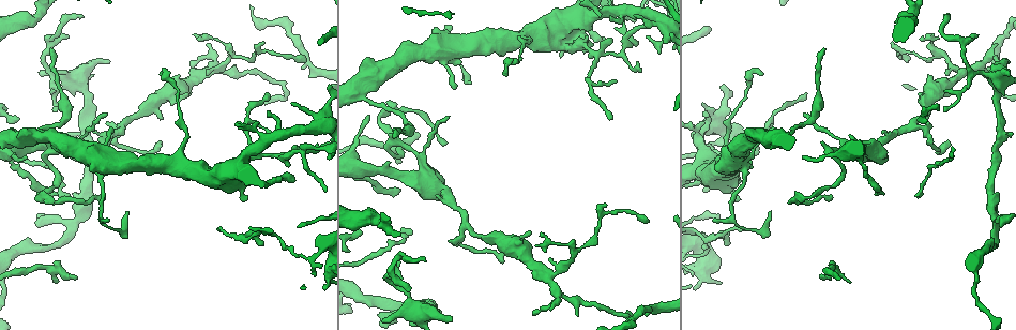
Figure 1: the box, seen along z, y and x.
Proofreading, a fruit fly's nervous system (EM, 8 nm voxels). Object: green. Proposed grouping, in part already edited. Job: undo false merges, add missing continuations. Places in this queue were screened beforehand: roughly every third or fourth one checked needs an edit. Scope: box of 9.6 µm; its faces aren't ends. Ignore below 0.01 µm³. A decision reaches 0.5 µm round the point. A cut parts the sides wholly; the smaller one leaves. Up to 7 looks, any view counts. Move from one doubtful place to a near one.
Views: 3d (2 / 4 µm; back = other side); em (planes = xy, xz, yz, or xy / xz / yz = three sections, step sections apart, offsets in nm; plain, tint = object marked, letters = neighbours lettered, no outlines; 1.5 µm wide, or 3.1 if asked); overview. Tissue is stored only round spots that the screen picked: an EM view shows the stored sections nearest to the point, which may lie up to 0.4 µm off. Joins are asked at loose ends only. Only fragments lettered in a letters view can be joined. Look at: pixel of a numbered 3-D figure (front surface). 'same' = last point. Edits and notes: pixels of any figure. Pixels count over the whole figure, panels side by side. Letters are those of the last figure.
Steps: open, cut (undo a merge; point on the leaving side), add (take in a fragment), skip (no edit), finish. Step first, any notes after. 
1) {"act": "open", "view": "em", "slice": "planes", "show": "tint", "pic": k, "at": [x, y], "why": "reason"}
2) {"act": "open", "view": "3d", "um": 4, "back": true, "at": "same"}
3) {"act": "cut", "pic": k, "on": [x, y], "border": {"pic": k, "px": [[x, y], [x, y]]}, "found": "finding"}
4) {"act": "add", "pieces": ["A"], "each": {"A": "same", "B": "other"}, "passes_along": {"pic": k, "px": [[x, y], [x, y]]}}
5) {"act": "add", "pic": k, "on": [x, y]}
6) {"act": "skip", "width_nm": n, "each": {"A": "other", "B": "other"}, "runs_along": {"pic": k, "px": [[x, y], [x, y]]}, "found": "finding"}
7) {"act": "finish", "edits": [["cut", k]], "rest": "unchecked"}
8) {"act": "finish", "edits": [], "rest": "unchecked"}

{"act": "open", "view": "em", "slice": "planes", "show": "letters", "pic": 1, "at": [609, 120]}

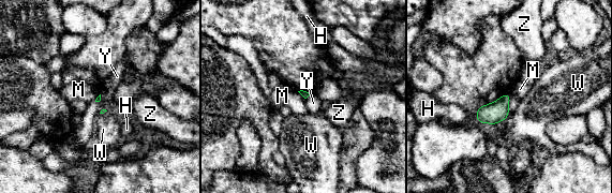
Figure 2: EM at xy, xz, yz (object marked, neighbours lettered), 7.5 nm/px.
{"act": "skip", "longest_contact_nm": ["Y", 140], "each": {"H": "other", "M": "other", "W": "other", "Y": "other", "Z": "other"}, "found": "none of them fits"}

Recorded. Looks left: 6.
{"act": "open", "view": "em", "slice": "planes", "show": "tint", "pic": 1, "at": [631, 20], "why": "abrupt turn"}

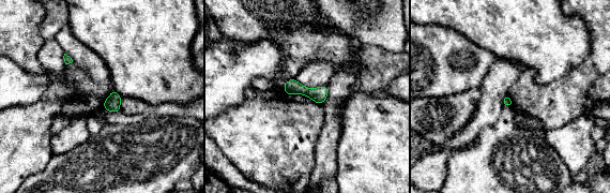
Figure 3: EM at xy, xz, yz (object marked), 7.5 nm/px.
{"act": "open", "view": "em", "slice": "planes", "show": "letters", "at": "same"}

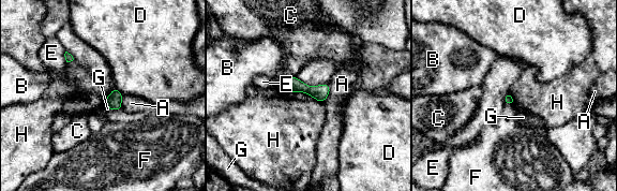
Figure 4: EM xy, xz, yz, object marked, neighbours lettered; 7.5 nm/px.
{"act": "cut", "pic": 4, "on": [294, 85], "each": {"A": "other", "B": "other", "C": "other", "D": "other", "E": "other", "F": "other", "G": "other", "H": "other"}, "border": {"pic": 4, "px": [[310, 87], [306, 92]]}, "found": "a second neuron is stuck on"}

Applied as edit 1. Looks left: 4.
{"act": "finish", "edits": [["cut", 4]], "rest": "unchecked"}

